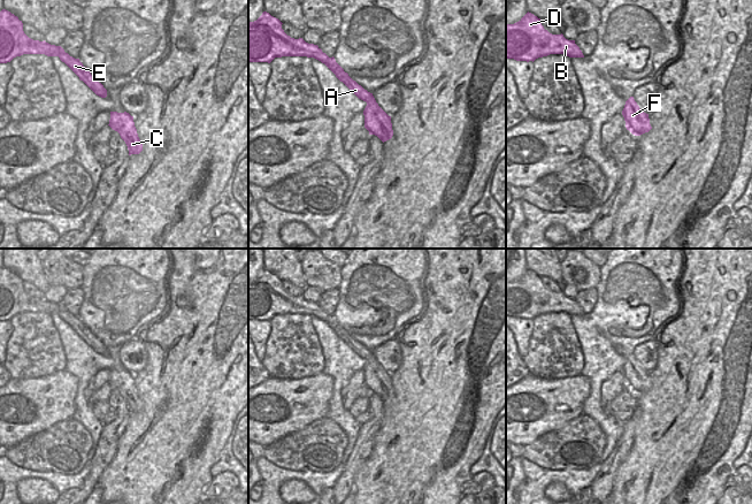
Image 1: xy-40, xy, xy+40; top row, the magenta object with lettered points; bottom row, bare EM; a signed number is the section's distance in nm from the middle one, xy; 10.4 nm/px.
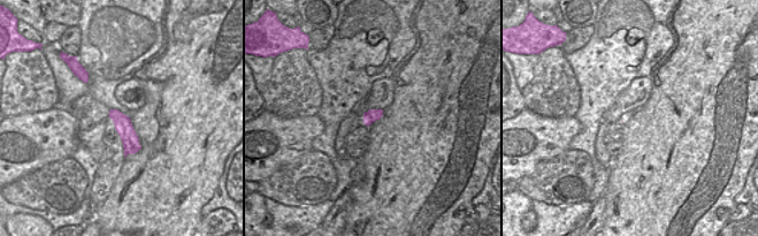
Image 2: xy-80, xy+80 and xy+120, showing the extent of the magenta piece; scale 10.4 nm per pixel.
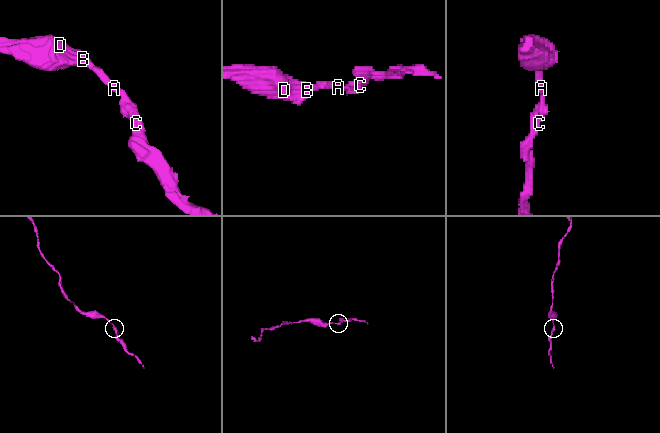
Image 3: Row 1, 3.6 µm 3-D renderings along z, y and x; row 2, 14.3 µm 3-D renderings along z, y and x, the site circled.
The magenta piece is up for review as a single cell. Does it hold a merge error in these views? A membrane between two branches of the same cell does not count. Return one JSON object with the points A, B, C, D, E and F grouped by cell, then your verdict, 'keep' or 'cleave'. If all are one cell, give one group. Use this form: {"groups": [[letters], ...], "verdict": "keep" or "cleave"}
{"groups": [["A", "B", "C", "D", "E", "F"]], "verdict": "keep"}

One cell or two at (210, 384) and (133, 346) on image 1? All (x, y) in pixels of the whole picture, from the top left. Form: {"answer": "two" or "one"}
{"answer": "two"}

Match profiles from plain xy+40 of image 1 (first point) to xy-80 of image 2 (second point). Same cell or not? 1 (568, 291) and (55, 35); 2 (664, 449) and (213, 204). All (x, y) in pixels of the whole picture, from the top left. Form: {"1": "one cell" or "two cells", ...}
{"1": "one cell", "2": "two cells"}

